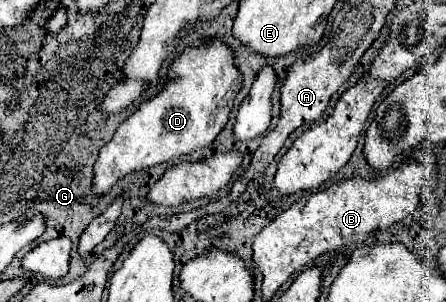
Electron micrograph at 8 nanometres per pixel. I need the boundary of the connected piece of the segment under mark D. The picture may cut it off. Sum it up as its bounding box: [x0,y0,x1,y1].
[94,38,242,196]

